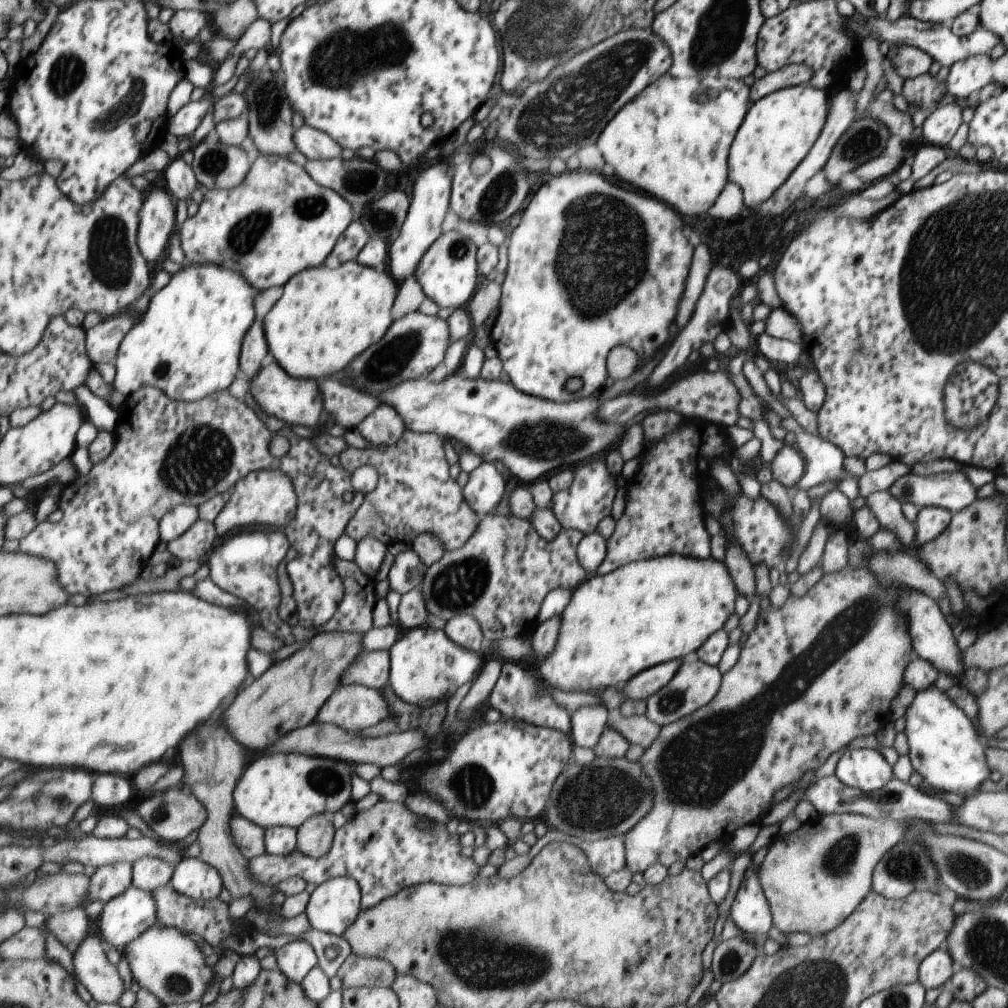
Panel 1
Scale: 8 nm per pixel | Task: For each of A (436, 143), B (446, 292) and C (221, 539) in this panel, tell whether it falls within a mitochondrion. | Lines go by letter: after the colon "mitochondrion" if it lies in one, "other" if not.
A: other
B: other
C: other

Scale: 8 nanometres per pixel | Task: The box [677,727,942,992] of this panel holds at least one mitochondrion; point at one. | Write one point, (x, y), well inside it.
(906, 866)

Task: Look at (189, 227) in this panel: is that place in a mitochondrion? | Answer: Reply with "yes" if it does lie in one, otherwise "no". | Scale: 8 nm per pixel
no

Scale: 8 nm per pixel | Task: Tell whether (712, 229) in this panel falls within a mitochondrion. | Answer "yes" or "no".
no

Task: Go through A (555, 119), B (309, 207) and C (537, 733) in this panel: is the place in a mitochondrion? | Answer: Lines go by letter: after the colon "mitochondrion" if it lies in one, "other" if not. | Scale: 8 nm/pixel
A: mitochondrion
B: mitochondrion
C: other

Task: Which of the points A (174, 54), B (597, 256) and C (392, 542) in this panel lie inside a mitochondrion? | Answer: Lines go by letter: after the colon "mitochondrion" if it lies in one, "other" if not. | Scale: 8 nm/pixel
A: other
B: mitochondrion
C: other

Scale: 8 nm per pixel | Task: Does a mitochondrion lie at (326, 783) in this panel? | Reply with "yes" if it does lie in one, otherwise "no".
yes

